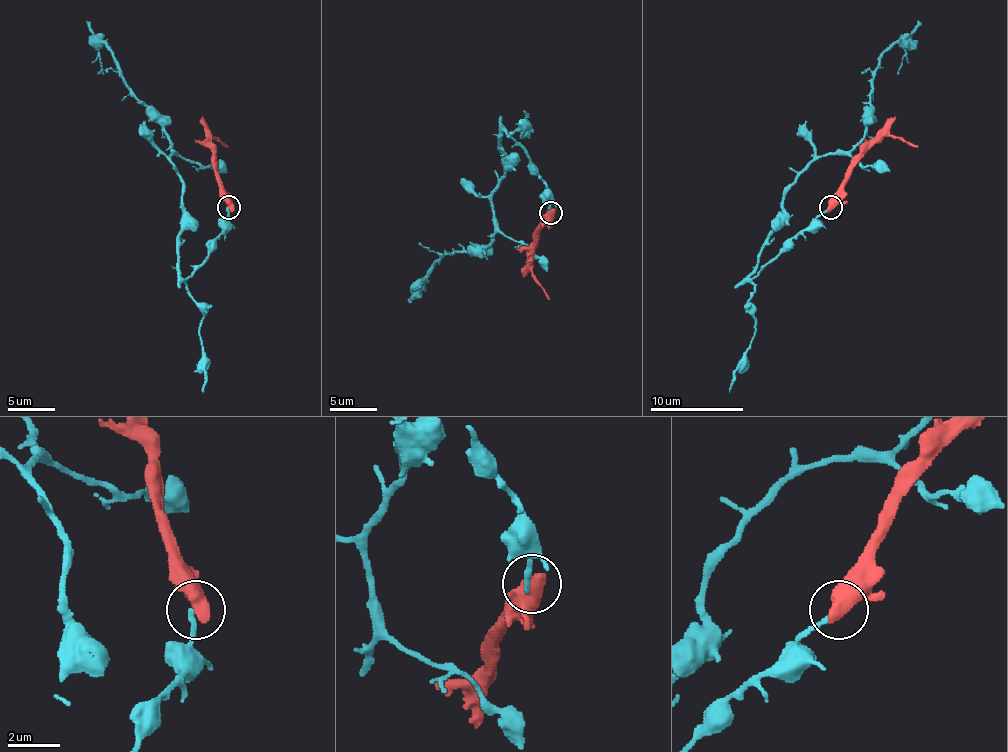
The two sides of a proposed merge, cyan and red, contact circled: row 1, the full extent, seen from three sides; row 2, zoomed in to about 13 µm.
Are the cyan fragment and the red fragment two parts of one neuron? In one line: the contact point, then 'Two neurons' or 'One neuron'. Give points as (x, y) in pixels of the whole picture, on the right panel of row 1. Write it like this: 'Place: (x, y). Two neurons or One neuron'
Place: (831, 207). Two neurons

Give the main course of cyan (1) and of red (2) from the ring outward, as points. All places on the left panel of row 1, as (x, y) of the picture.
1: (228, 208), (214, 247), (181, 278), (181, 177), (170, 159), (172, 142), (107, 44), (100, 49), (102, 75)
2: (228, 208), (209, 135), (228, 147)

